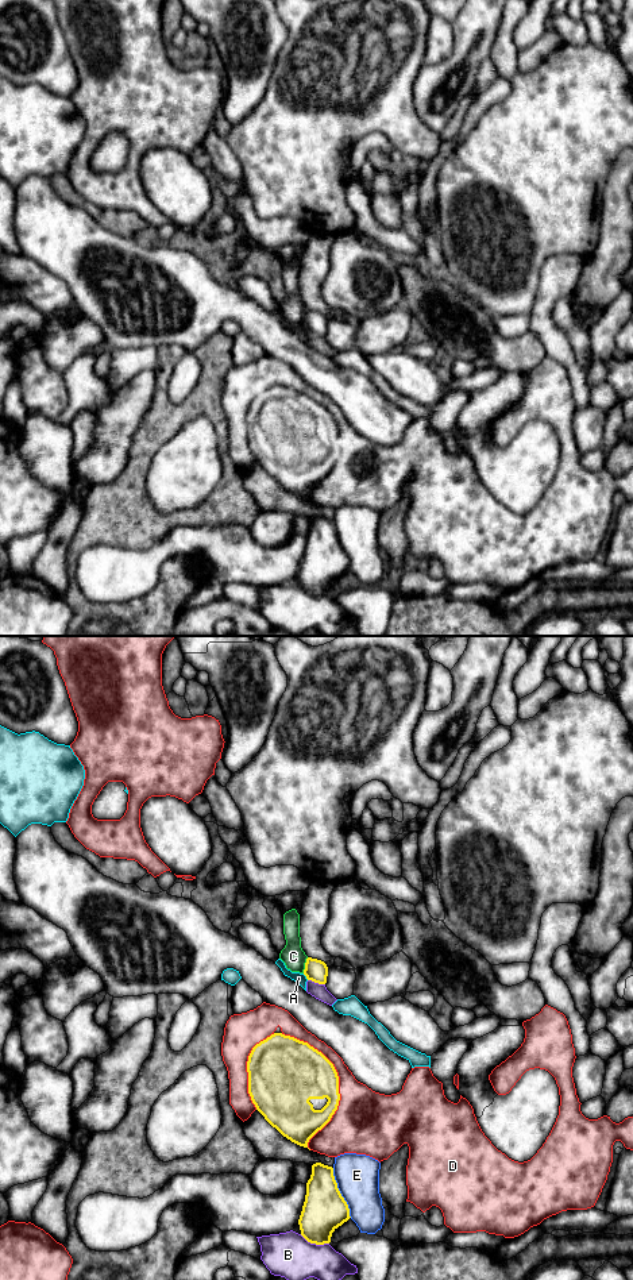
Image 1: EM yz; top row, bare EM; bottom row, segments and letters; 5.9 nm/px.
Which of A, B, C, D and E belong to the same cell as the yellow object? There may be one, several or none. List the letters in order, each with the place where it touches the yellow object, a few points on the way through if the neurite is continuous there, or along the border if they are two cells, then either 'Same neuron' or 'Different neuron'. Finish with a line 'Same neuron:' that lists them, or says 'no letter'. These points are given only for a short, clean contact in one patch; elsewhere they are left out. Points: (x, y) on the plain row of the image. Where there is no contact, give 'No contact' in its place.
A: Touches yellow at yz (305, 327). Different neuron
B: Touches yellow at yz (315, 594). Different neuron
C: Touches yellow at yz (305, 317). Boundary: yz (308, 309), (303, 324). Different neuron
D: Touches yellow at yz (338, 434). Different neuron
E: Touches yellow at yz (339, 544). Different neuron
Same neuron: no letter

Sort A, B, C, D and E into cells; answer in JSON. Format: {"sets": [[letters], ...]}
{"sets": [["A"], ["B"], ["C"], ["D"], ["E"]]}

